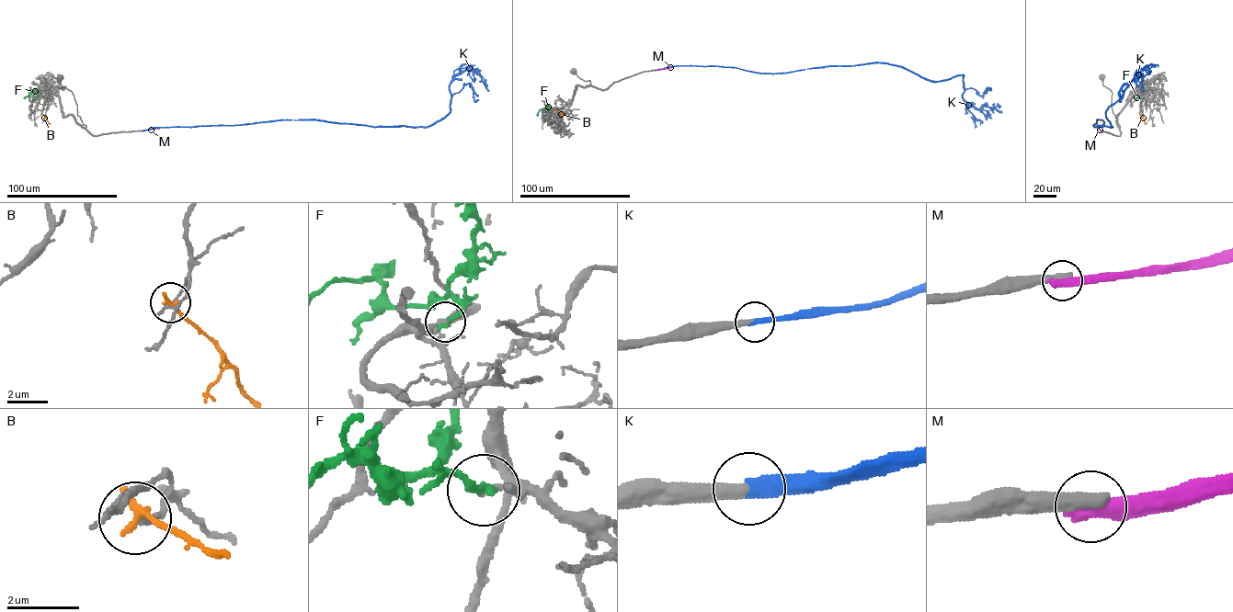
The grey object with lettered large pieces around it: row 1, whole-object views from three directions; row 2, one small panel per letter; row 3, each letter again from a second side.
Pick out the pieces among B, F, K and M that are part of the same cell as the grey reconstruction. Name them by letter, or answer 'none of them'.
K

